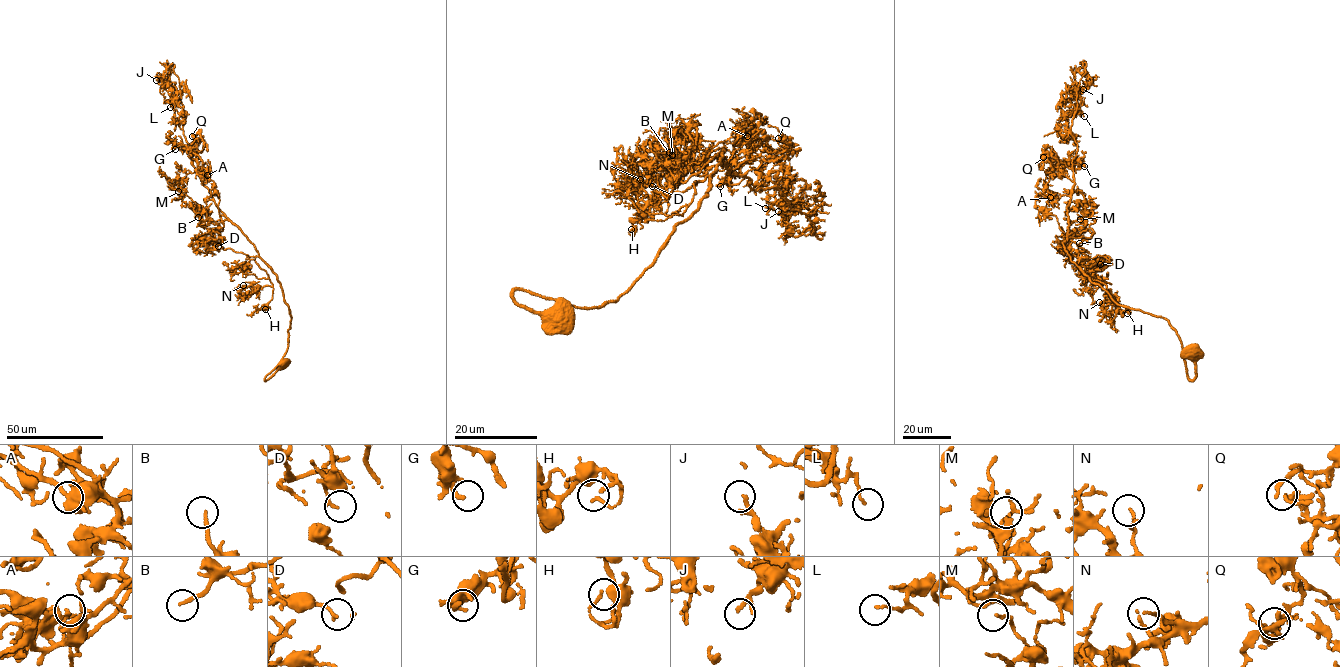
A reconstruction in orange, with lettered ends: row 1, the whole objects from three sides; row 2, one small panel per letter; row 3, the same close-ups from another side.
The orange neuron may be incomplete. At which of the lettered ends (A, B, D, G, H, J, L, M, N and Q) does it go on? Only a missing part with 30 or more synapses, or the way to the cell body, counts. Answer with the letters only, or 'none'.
B

